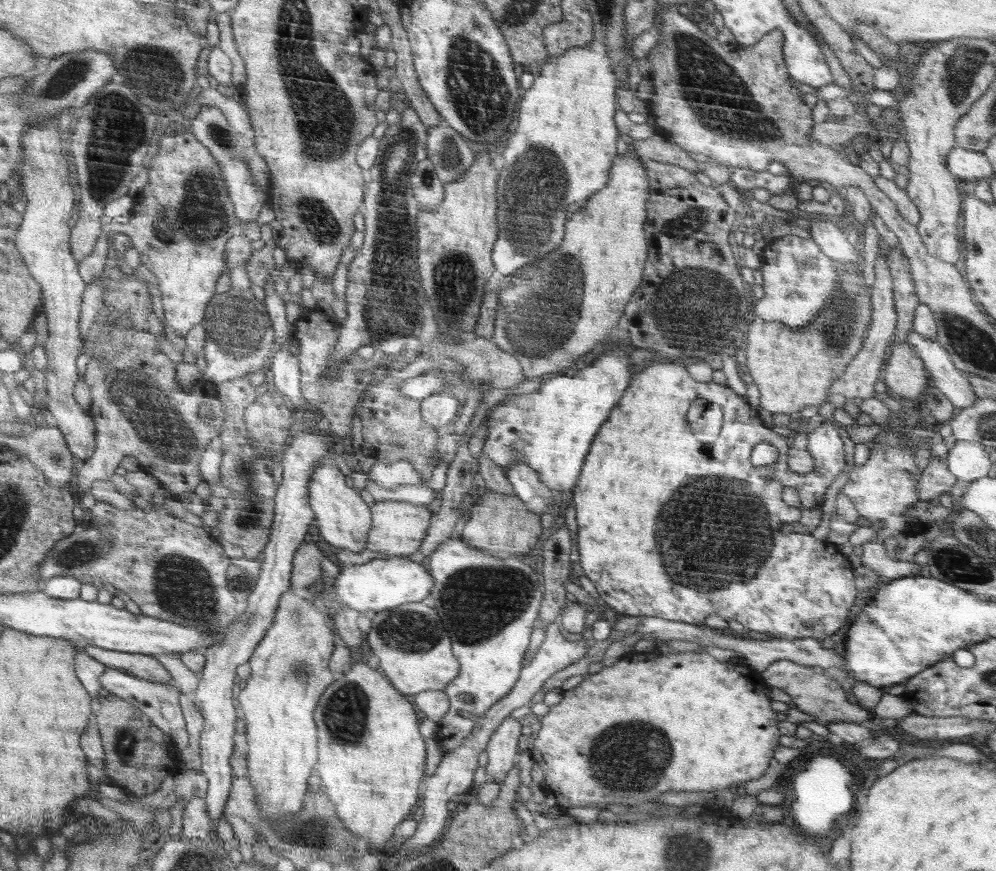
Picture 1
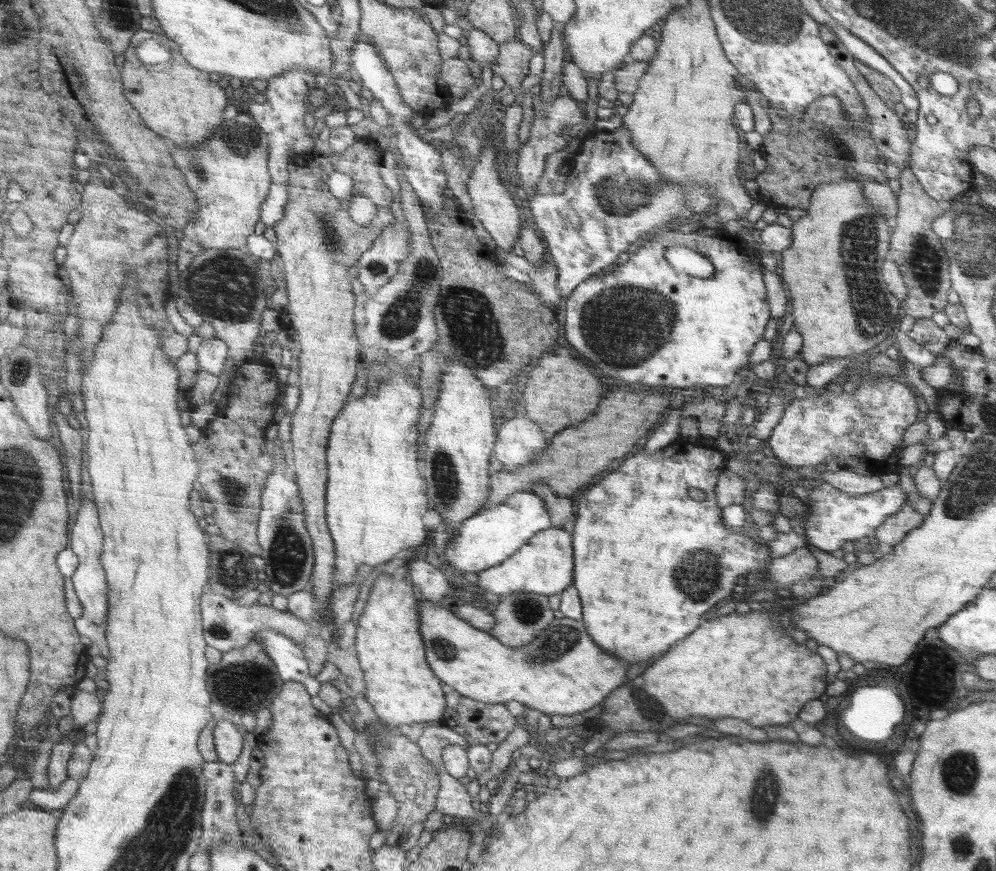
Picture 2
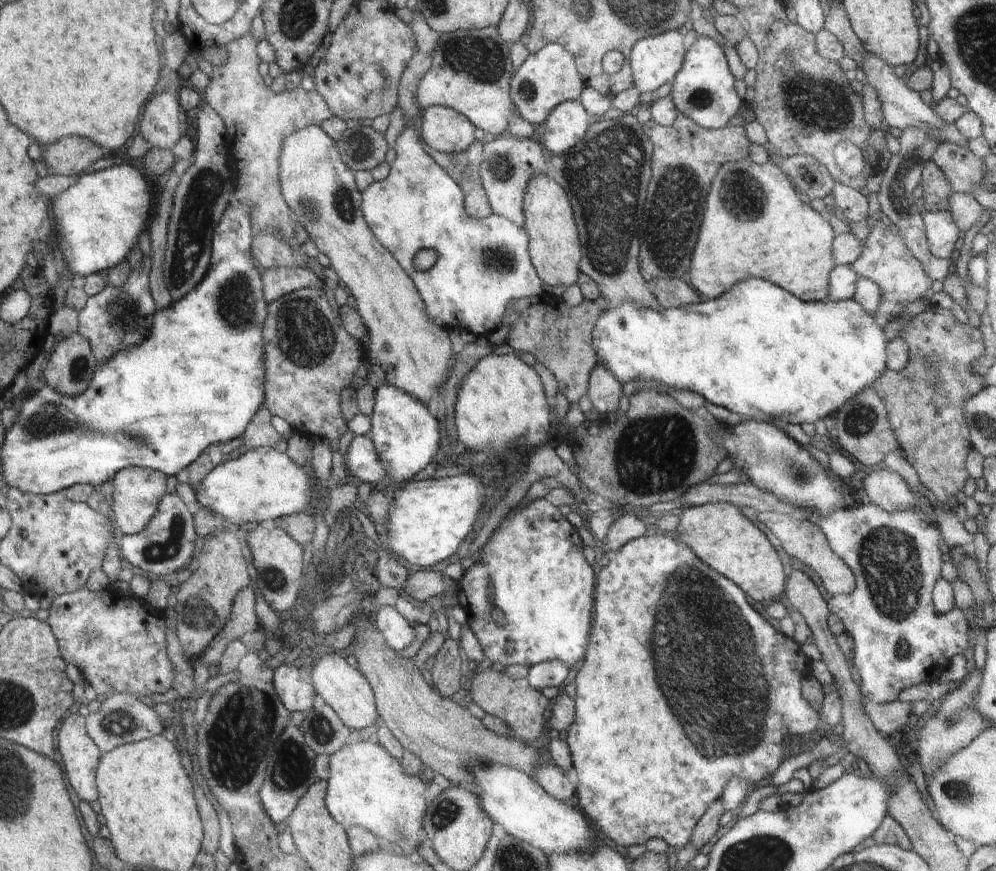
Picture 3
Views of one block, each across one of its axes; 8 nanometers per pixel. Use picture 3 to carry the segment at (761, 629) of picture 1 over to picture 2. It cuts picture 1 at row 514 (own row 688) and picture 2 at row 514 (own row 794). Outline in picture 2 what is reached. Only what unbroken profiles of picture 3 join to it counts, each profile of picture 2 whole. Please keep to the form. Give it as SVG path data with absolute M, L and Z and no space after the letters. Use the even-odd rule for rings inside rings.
M679 437L679 438L676 438L676 440L674 440L674 442L672 442L672 443L670 443L670 444L669 444L669 445L668 445L668 448L662 448L662 450L658 450L658 452L656 452L656 454L648 454L648 452L638 452L638 454L634 454L634 456L632 456L632 458L628 458L628 460L626 460L626 459L624 459L624 462L622 462L622 466L620 466L620 468L618 468L618 470L616 470L616 472L612 472L612 474L608 474L608 476L606 476L606 478L602 478L602 480L600 480L600 482L598 482L598 484L596 484L596 486L594 486L594 488L590 488L590 489L588 489L588 492L584 492L584 491L581 491L581 492L579 492L579 493L578 493L578 495L577 495L577 496L578 496L578 497L577 497L577 501L578 501L578 507L577 507L577 508L576 508L576 509L577 509L577 510L578 510L578 513L577 513L577 514L576 514L576 515L575 515L575 518L574 518L574 522L573 522L573 523L572 523L572 526L571 526L571 527L570 527L570 528L569 528L569 530L570 530L570 533L571 533L571 534L572 534L572 536L573 536L573 542L574 542L574 555L575 555L575 558L574 558L574 563L575 563L575 566L574 566L574 581L573 581L573 585L574 585L574 586L575 586L575 587L576 587L576 588L577 588L577 591L578 591L578 592L579 592L579 597L580 597L580 601L581 601L581 604L582 604L582 608L584 608L584 614L582 614L582 618L581 618L581 619L582 619L582 620L584 620L584 626L586 626L586 632L588 632L588 634L592 634L592 639L594 639L594 641L595 641L595 642L596 642L596 644L598 644L598 646L599 646L599 647L600 647L600 648L601 648L601 649L602 649L602 650L605 650L605 651L606 651L606 652L607 652L607 653L608 653L608 654L611 654L611 655L612 655L612 656L618 656L618 658L620 658L620 660L624 660L624 662L628 662L628 664L638 664L638 662L646 662L646 660L650 660L650 659L651 659L651 660L655 660L655 661L656 661L656 659L659 659L659 658L660 658L660 657L662 657L662 654L666 654L666 650L670 650L670 649L671 649L671 647L672 647L672 644L674 644L674 642L678 642L678 640L682 640L682 638L686 638L686 636L688 636L688 634L690 634L690 632L694 632L694 630L696 630L696 628L698 628L698 626L700 626L700 616L702 616L702 614L704 614L704 612L706 612L706 610L708 610L708 608L710 608L710 606L714 606L714 604L716 604L716 602L720 602L720 600L722 600L722 598L726 598L726 596L728 596L728 594L730 594L730 592L733 592L733 590L732 590L732 586L734 586L734 584L736 584L736 582L738 582L738 576L745 576L745 578L746 578L746 575L747 575L747 574L750 574L750 572L756 572L756 571L758 571L758 572L761 572L761 573L765 573L765 574L767 574L767 571L766 571L766 570L764 570L764 566L766 566L766 564L768 564L768 562L770 562L770 558L768 558L768 556L770 556L770 549L769 549L769 548L762 548L762 545L766 545L766 544L761 544L761 545L760 545L760 546L758 546L758 550L756 550L756 544L754 544L754 540L748 540L748 538L746 538L746 536L744 536L744 533L743 533L743 530L741 530L741 531L740 531L740 532L732 532L732 531L731 531L731 530L730 530L730 529L729 529L729 528L728 528L728 527L727 527L727 526L724 526L724 524L722 524L722 512L720 512L720 509L722 509L722 508L720 508L720 507L719 507L719 506L718 506L718 504L716 504L716 497L715 497L715 494L714 494L714 491L713 491L713 490L714 490L714 487L715 487L715 486L716 486L716 483L717 483L717 480L718 480L718 477L719 477L719 476L720 476L720 474L722 474L722 471L725 471L725 470L726 470L726 469L727 469L727 464L728 464L728 460L729 460L729 458L728 458L728 457L726 457L726 454L724 454L724 453L723 453L723 452L720 452L720 451L719 451L719 450L718 450L718 449L717 449L717 448L715 448L715 445L712 445L712 443L710 443L710 445L709 445L709 446L708 446L708 445L707 445L707 444L703 444L703 443L699 443L699 440L697 440L697 442L692 442L692 441L691 441L691 440L686 440L686 439L685 439L685 438L681 438L681 437ZM689 488L699 488L699 489L700 489L700 490L703 490L703 491L704 491L704 492L705 492L705 493L706 493L706 494L707 494L707 497L706 497L706 499L705 499L705 500L702 500L702 501L698 501L698 500L694 500L694 499L692 499L692 500L690 500L690 497L689 497L689 496L688 496L688 489L689 489Z

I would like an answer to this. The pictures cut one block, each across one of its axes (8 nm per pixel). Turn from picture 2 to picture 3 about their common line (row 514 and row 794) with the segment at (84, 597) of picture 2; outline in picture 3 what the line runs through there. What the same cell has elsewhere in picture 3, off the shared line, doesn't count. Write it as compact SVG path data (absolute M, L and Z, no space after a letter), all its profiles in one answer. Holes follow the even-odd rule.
M71 712L69 717L65 719L64 726L61 727L60 750L62 754L61 762L64 763L69 781L79 797L88 802L90 800L92 802L100 800L97 777L104 752L95 739L92 738L87 725L87 718L79 712Z

